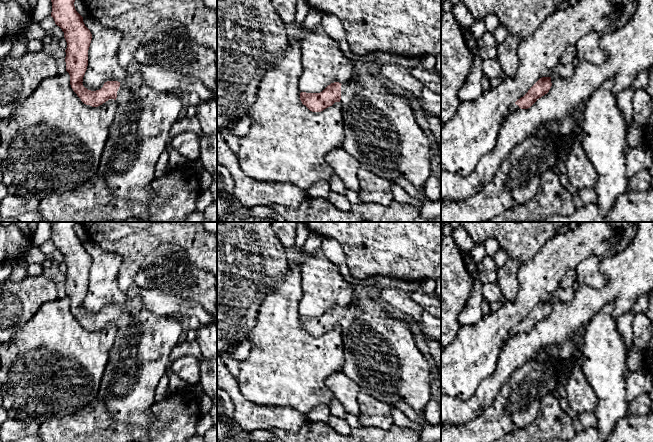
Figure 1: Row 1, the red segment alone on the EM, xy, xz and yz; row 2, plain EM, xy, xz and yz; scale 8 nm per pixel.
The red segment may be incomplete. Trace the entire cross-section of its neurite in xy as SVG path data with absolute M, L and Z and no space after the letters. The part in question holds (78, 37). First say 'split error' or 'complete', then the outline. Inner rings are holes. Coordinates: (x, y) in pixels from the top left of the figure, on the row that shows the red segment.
split error; M51 0L51 2L51 17L64 32L67 42L65 62L66 71L70 75L71 88L86 105L98 107L109 99L114 99L116 103L115 117L101 155L98 172L104 177L108 189L116 198L147 202L153 197L151 183L156 163L166 150L172 125L179 118L181 99L172 91L157 91L149 87L139 73L126 75L120 82L107 81L96 91L85 88L82 82L88 66L88 50L92 34L85 26L83 17L75 9L75 0Z

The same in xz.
split error; M370 73L356 75L344 84L331 83L320 93L301 92L300 100L312 112L321 112L335 102L341 104L345 134L342 148L359 162L360 168L391 182L403 177L418 189L425 186L431 174L431 143L417 123L409 99L390 90L379 76Z

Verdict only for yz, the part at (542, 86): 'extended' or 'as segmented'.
extended

